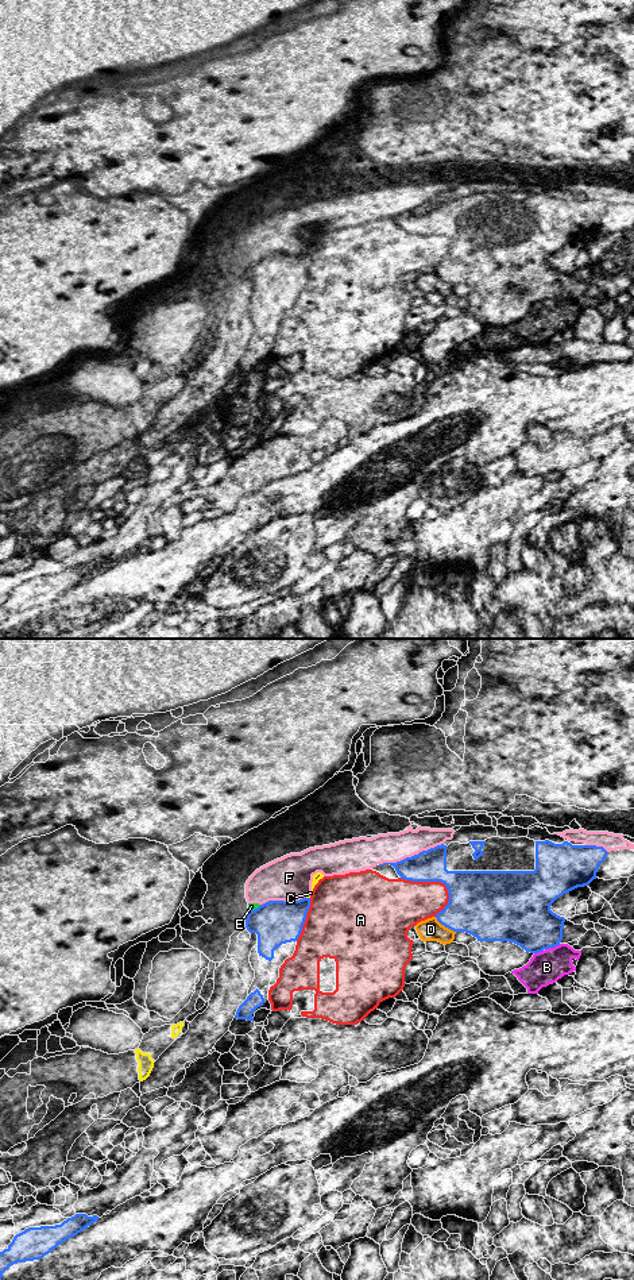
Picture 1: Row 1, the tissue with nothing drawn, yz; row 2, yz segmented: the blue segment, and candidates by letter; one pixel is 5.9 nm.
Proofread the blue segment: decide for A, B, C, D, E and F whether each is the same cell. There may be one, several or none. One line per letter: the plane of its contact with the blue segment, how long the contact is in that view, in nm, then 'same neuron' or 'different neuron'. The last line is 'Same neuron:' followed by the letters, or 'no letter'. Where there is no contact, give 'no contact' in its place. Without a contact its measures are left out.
A: meets blue in yz; contact 340 nm long; different neuron
B: meets blue in yz; contact 100 nm long; different neuron
C: meets blue in yz; contact 30 nm long; different neuron
D: meets blue in yz; contact 160 nm long; different neuron
E: meets blue in yz; contact 80 nm long; different neuron
F: meets blue in yz; contact 400 nm long; different neuron
Same neuron: no letter

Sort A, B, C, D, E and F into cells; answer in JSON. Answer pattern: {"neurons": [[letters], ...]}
{"neurons": [["A"], ["B"], ["C"], ["D"], ["E", "F"]]}

